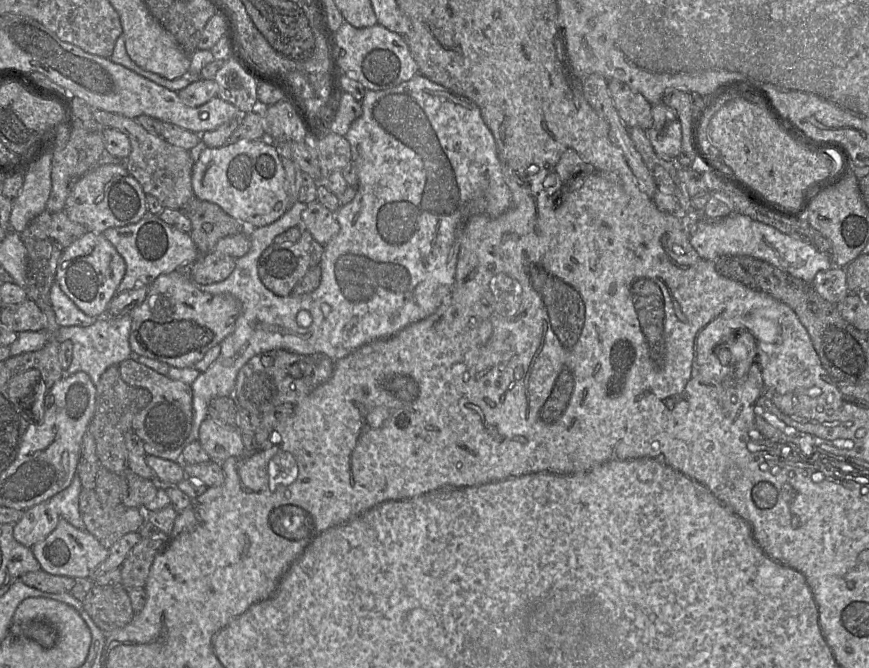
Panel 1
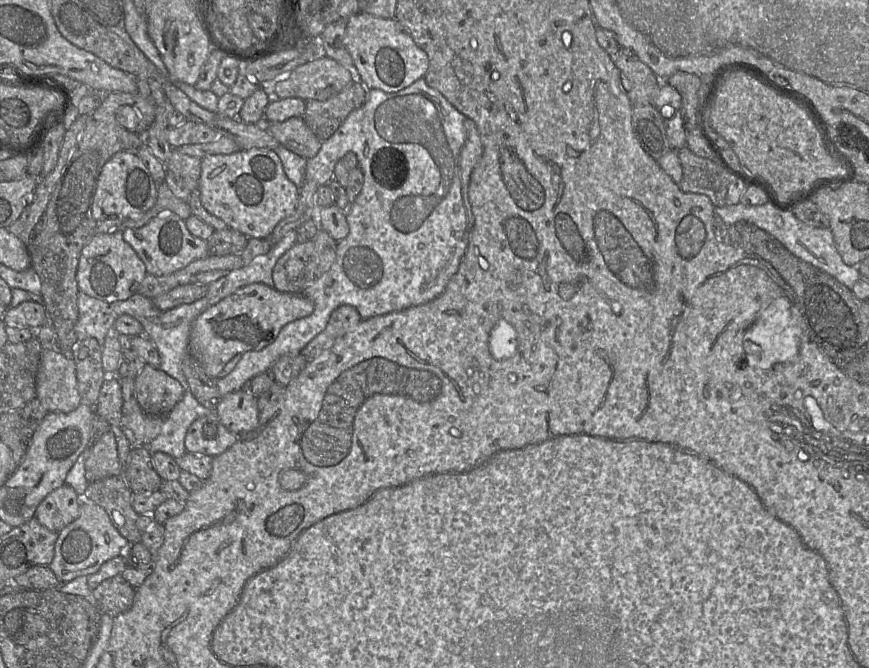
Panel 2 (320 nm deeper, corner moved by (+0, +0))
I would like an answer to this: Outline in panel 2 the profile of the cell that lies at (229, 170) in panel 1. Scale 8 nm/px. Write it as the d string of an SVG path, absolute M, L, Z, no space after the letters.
M251 148L202 158L199 191L201 203L206 211L221 219L227 227L248 238L268 239L276 225L295 212L300 188L287 178L281 160L274 150Z

